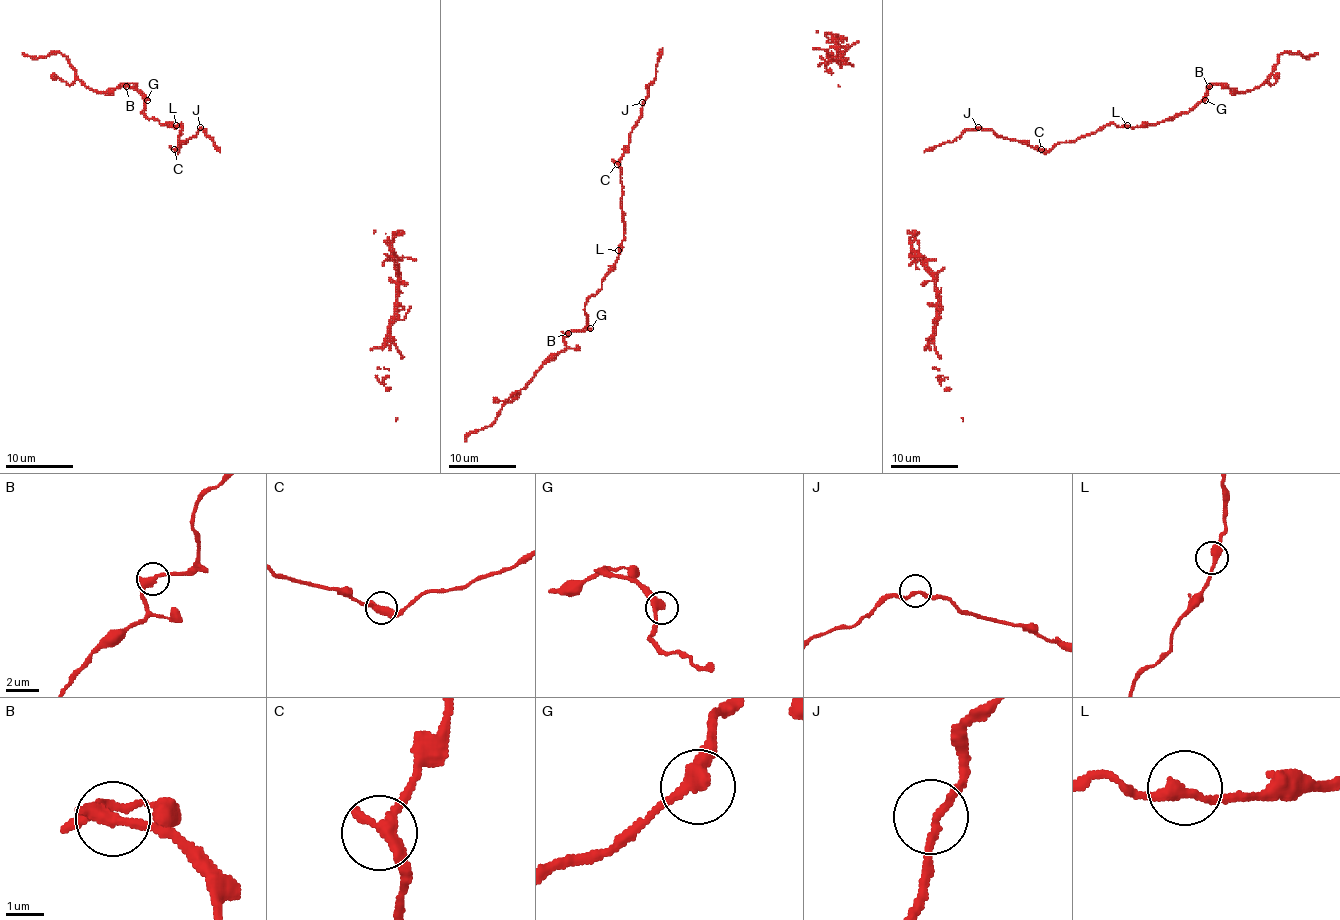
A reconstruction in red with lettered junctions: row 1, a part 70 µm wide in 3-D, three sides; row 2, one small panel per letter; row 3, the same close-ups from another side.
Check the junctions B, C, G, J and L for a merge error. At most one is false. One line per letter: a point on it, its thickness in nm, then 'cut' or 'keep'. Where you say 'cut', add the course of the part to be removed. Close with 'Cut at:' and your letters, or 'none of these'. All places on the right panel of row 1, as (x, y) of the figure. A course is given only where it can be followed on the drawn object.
B: at (1209, 86); 360 nm thick; keep
C: at (1041, 149); 360 nm thick; keep
G: at (1205, 100); 360 nm thick; keep
J: at (978, 127); 190 nm thick; keep
L: at (1127, 125); 340 nm thick; keep
Cut at: none of these

